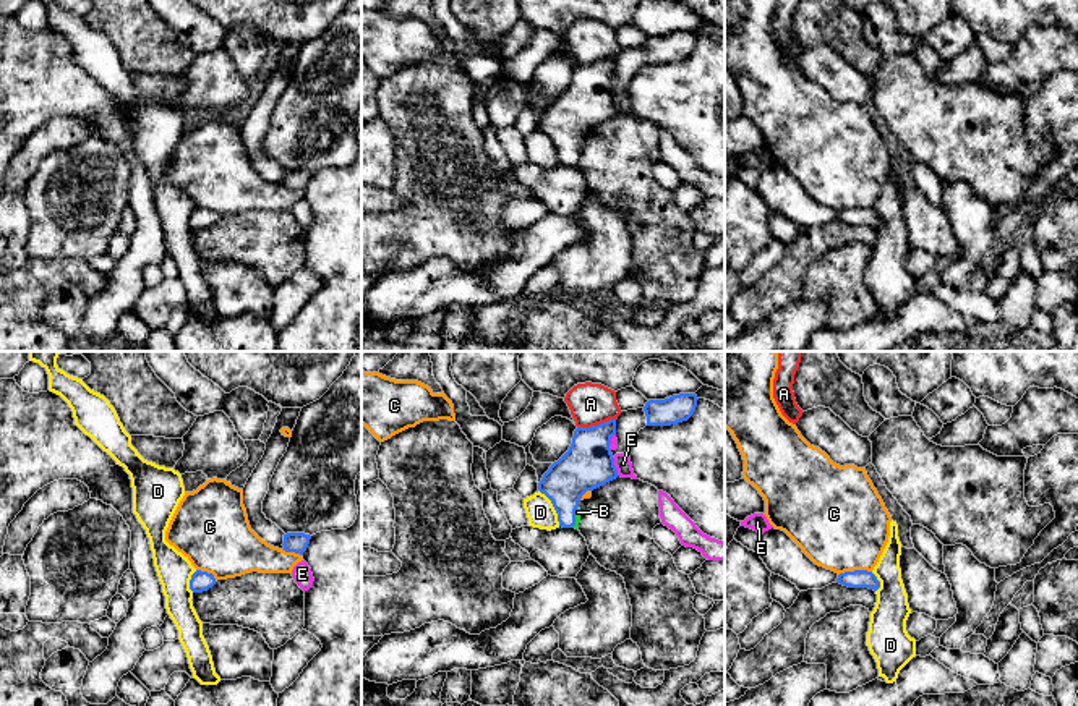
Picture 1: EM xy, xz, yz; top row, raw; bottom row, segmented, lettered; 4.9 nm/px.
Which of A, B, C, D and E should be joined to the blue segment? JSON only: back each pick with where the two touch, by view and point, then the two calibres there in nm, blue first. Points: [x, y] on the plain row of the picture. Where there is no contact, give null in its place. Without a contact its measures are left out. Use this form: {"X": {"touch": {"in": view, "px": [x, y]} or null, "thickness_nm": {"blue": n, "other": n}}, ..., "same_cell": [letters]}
{"B": {"touch": {"in": "xz", "px": [574, 154]}, "thickness_nm": {"blue": 220, "other": 30}}, "same_cell": ["B"]}

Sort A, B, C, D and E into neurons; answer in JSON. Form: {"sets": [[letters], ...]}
{"sets": [["A"], ["B"], ["C"], ["D"], ["E"]]}

